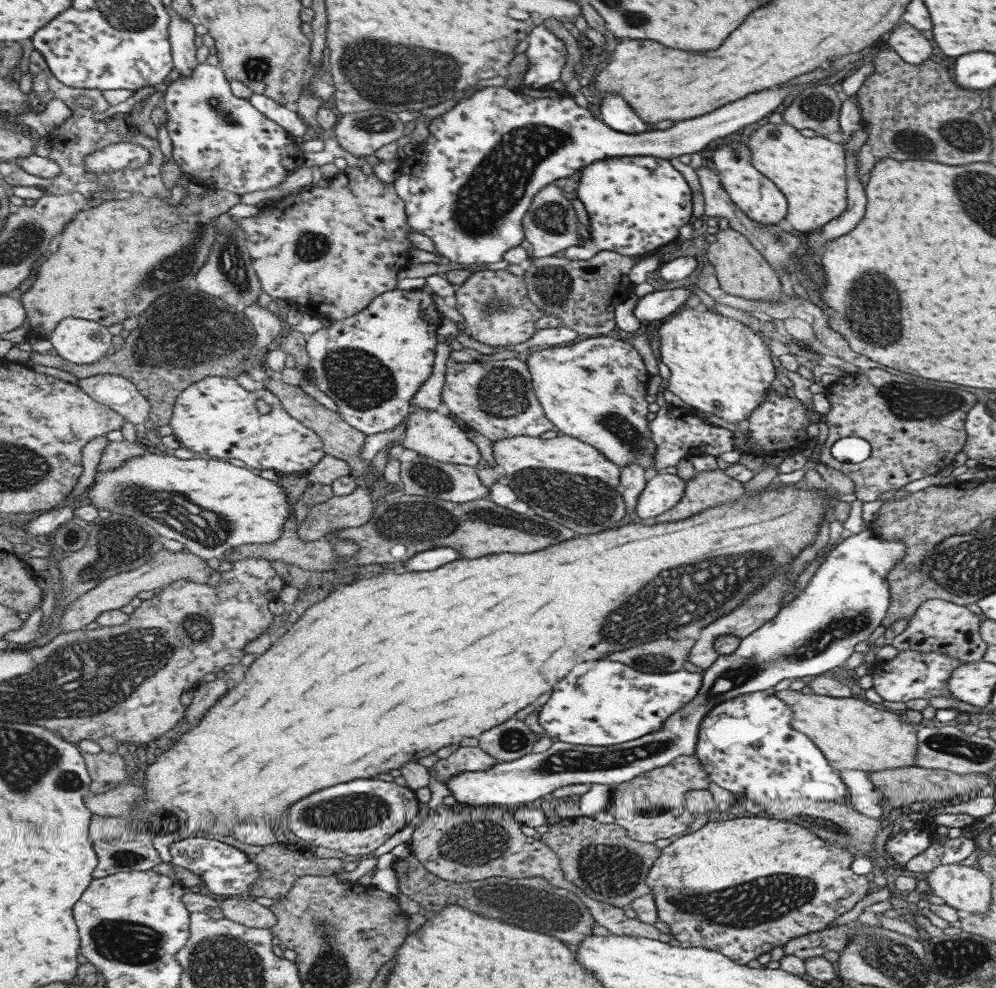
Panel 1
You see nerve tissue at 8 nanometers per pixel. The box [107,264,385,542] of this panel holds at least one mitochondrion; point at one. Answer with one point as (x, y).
(176, 323)

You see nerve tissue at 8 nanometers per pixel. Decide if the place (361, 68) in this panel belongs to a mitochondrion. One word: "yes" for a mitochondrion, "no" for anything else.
yes

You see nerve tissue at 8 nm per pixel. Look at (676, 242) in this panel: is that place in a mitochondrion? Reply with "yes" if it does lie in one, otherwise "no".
no

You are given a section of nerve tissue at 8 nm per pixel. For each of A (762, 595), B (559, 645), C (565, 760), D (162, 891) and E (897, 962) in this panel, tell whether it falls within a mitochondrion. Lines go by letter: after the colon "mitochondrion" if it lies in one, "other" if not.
A: mitochondrion
B: other
C: mitochondrion
D: other
E: mitochondrion

